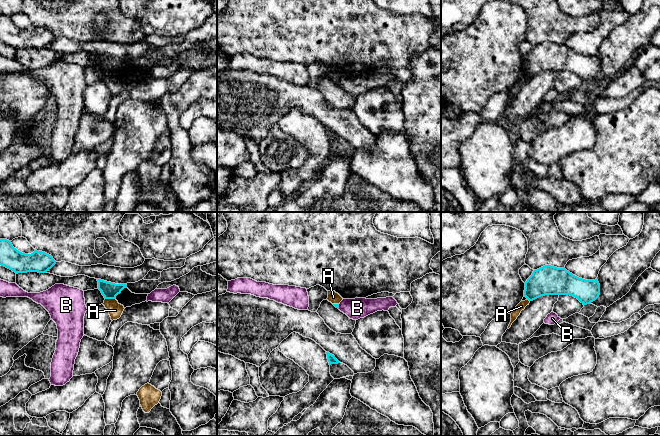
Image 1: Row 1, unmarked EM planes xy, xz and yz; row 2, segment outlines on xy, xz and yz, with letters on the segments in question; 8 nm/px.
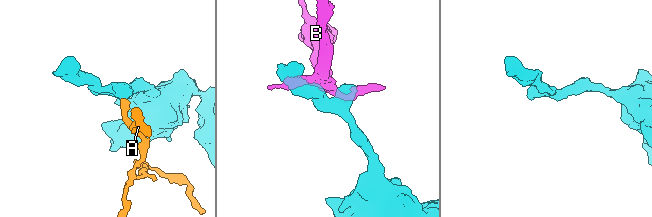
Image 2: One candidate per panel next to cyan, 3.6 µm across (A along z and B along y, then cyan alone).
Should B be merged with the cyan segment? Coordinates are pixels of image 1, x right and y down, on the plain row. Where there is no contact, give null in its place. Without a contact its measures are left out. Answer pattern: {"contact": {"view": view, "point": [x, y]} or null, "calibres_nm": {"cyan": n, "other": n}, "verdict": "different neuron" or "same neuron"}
{"contact": {"view": "xz", "point": [338, 82]}, "calibres_nm": {"cyan": 30, "other": 170}, "verdict": "different neuron"}

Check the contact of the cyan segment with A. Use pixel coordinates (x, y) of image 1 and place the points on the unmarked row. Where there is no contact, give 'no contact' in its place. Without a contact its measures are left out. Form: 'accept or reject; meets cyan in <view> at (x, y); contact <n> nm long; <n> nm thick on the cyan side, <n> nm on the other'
accept; meets cyan in xy at (110, 74); contact 80 nm long; 130 nm thick on the cyan side, 120 nm on the other

